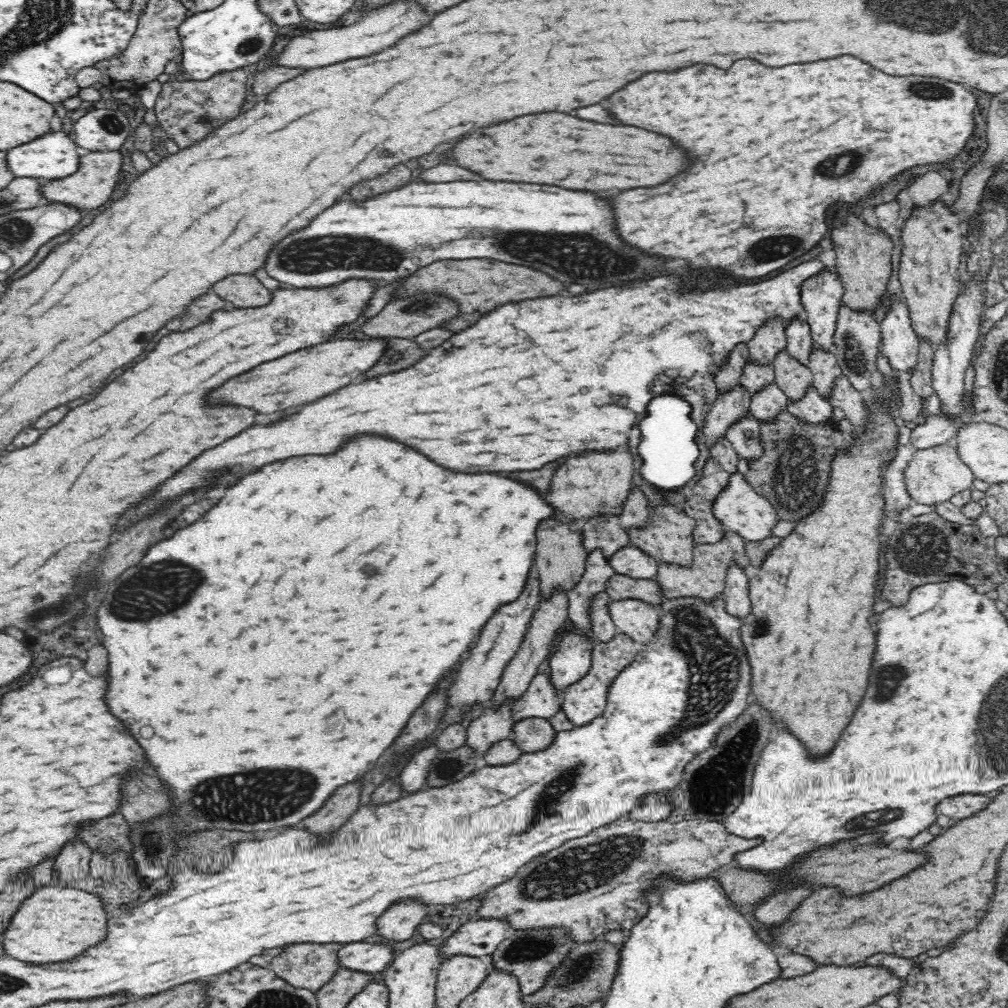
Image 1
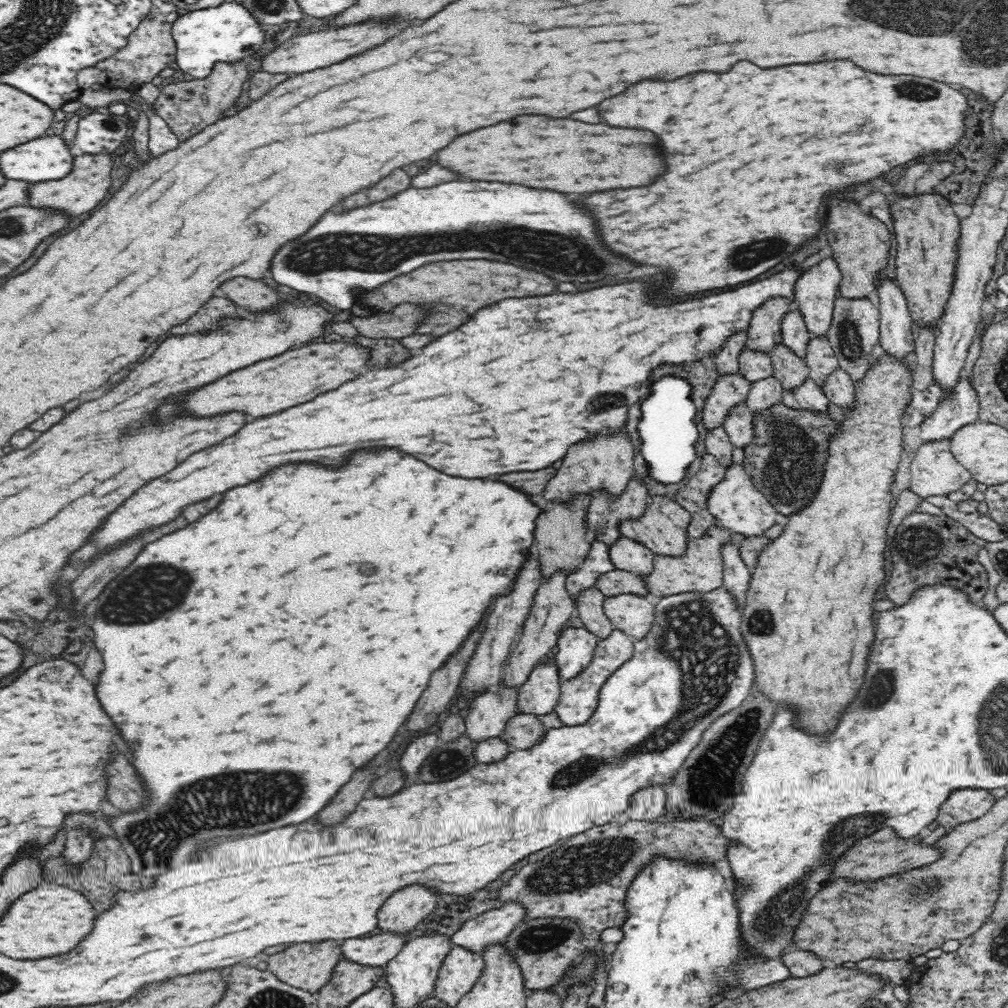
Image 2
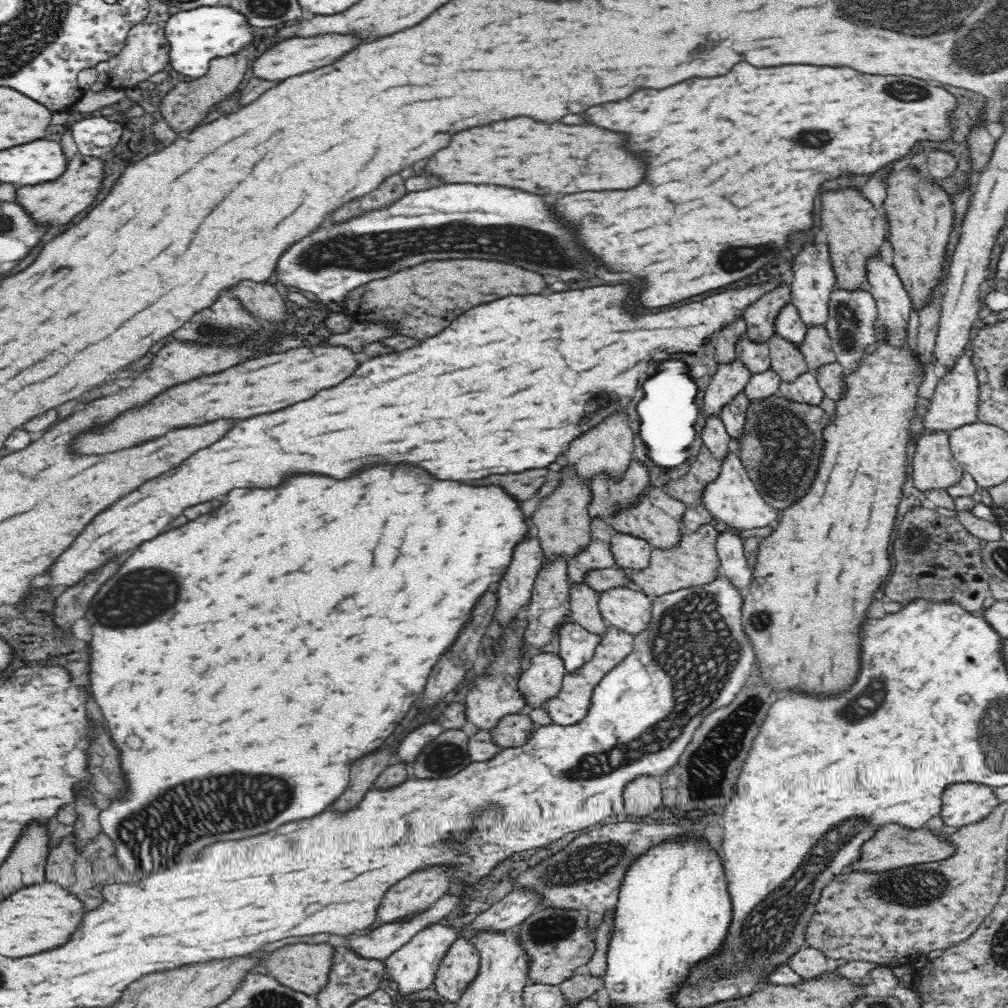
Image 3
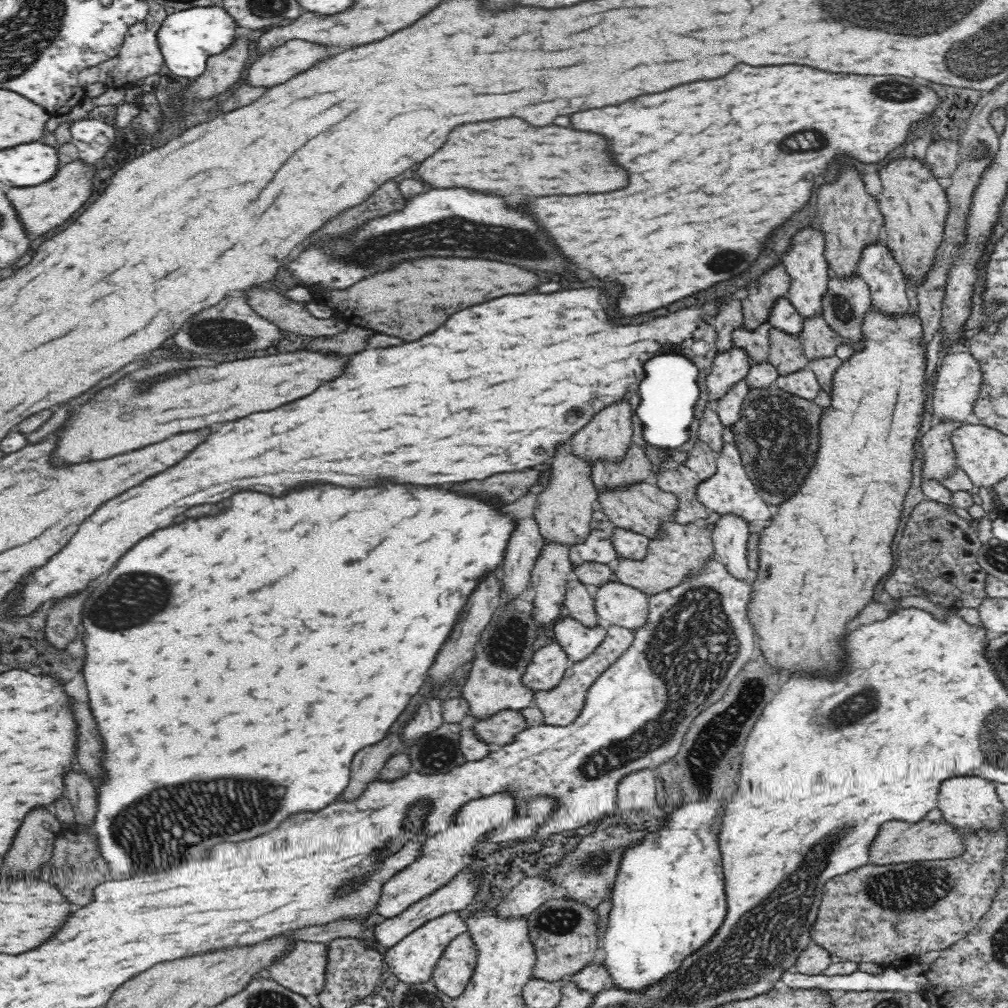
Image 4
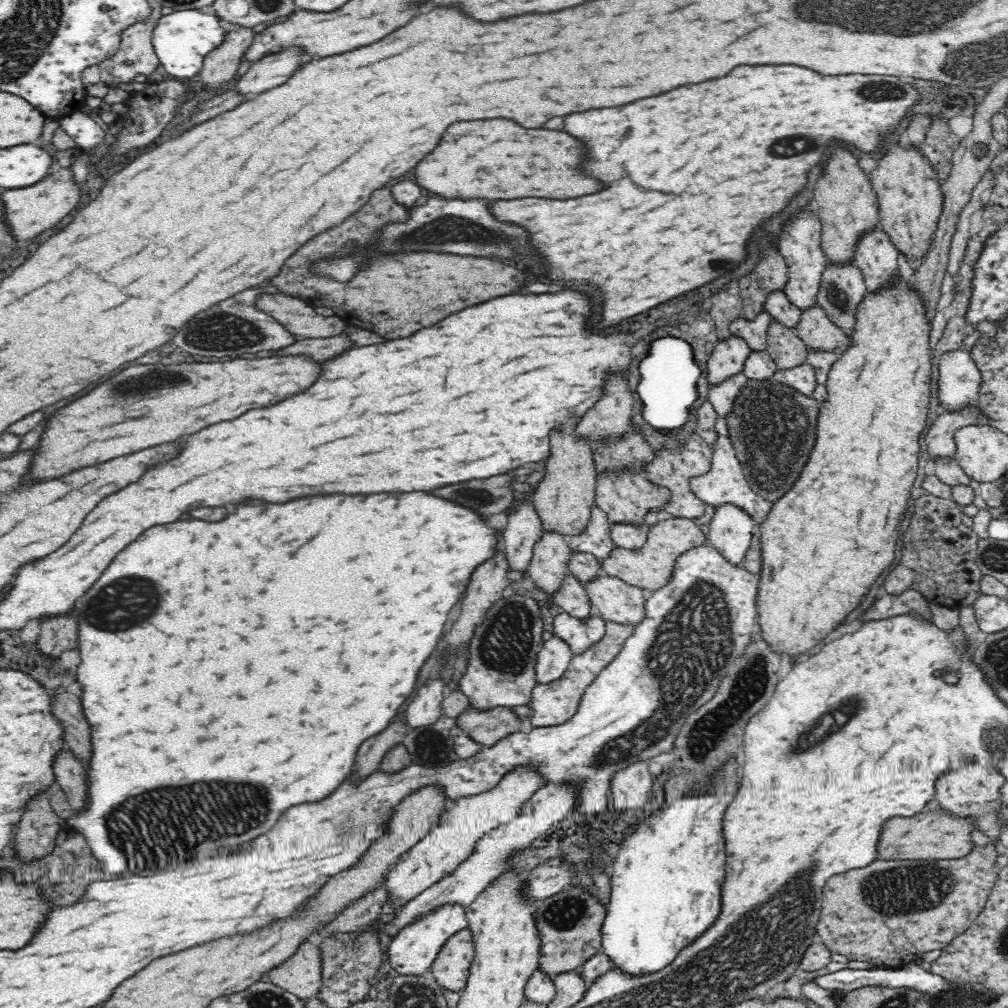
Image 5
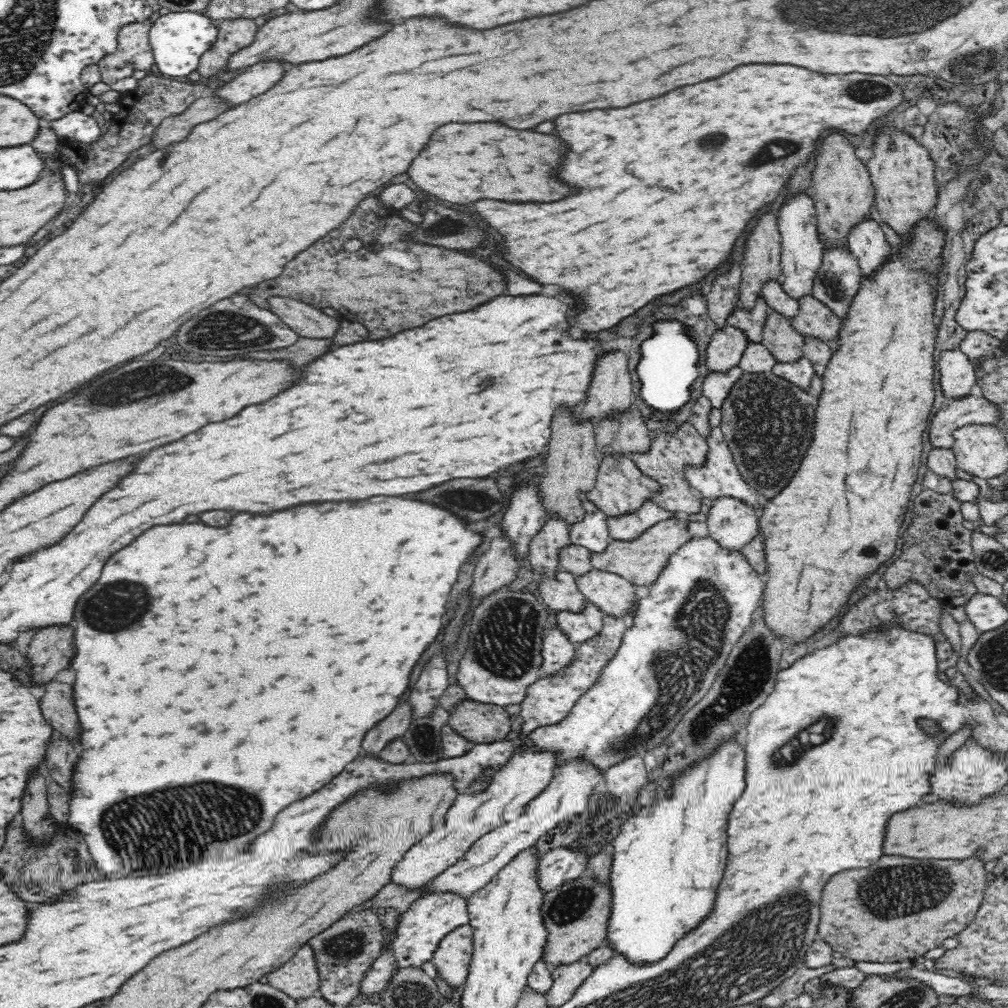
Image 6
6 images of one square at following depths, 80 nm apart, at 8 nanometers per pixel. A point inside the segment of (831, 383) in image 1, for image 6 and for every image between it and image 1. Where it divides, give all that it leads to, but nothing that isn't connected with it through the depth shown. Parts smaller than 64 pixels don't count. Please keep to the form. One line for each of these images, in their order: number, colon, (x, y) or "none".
2: (820, 358)
3: (816, 347)
4: (818, 340)
5: (815, 329)
6: (814, 320)

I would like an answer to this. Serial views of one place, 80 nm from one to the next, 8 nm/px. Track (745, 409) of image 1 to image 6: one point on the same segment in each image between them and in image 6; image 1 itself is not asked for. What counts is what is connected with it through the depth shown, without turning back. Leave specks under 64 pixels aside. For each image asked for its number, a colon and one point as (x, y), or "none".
2: (728, 393)
3: (729, 380)
4: (729, 368)
5: (728, 358)
6: (725, 350)

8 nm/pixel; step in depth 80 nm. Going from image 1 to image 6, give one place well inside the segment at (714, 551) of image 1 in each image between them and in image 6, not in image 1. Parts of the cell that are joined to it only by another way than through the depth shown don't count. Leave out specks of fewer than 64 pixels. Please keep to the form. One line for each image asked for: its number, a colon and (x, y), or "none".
2: (700, 570)
3: (694, 562)
4: (683, 551)
5: (653, 567)
6: (641, 562)

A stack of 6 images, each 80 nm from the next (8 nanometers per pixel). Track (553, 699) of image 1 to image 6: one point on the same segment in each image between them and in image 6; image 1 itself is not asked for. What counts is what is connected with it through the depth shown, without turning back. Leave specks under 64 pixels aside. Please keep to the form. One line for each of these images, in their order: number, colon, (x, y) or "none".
2: (539, 696)
3: (541, 680)
4: (546, 669)
5: (554, 657)
6: (557, 652)

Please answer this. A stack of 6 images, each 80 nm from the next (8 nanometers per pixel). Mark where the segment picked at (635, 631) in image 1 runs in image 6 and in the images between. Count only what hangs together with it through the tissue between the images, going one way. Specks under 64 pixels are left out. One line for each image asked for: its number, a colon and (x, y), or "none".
2: (634, 615)
3: (630, 610)
4: (618, 604)
5: (612, 599)
6: (615, 596)

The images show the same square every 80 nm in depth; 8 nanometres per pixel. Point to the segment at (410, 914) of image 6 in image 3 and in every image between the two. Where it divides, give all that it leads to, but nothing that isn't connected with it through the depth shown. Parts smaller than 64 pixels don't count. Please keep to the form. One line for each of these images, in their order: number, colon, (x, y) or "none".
3: (414, 967)
4: (412, 961)
5: (412, 953)

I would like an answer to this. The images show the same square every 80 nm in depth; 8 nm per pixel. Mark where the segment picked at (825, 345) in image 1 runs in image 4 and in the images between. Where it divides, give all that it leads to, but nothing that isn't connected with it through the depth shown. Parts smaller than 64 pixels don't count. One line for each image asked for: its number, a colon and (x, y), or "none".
2: (816, 291)
3: (814, 279)
4: (805, 262)

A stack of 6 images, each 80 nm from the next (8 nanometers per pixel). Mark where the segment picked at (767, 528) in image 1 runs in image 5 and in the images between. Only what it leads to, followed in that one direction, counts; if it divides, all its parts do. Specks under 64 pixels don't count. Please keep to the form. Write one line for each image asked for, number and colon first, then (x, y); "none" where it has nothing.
2: (736, 503)
3: (732, 498)
4: (730, 491)
5: (726, 483)

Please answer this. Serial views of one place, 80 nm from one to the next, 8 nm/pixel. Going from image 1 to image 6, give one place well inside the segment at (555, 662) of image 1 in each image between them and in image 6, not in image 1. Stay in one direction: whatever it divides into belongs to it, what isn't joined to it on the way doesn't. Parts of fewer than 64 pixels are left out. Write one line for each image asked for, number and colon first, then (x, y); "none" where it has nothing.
2: (576, 645)
3: (577, 645)
4: (578, 642)
5: (580, 635)
6: (583, 626)

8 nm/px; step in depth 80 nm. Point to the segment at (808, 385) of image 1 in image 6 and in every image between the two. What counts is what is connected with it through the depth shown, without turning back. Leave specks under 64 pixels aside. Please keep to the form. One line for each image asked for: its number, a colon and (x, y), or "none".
2: (791, 371)
3: (787, 361)
4: (786, 353)
5: (787, 349)
6: (785, 343)

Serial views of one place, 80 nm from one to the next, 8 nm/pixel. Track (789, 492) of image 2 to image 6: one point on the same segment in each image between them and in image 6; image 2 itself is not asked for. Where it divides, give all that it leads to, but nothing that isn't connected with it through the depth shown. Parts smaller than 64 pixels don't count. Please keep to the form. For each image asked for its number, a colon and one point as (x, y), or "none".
3: (781, 452)
4: (778, 437)
5: (773, 429)
6: (768, 423)

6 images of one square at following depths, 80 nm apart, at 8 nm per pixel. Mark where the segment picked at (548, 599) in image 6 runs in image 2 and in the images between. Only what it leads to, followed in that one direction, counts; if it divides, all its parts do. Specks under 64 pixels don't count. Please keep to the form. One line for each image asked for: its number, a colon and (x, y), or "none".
2: (589, 612)
3: (584, 599)
4: (579, 600)
5: (572, 597)

